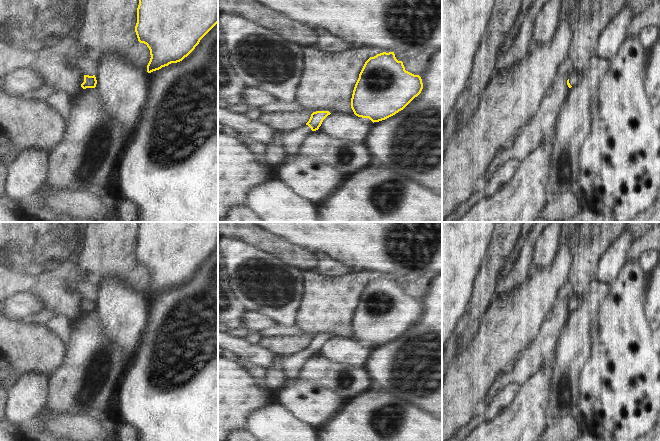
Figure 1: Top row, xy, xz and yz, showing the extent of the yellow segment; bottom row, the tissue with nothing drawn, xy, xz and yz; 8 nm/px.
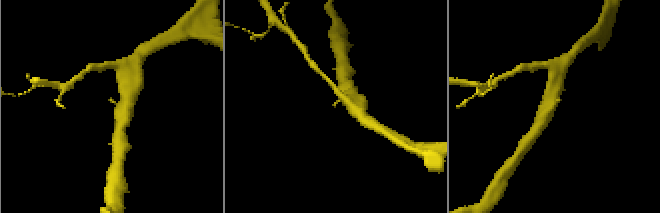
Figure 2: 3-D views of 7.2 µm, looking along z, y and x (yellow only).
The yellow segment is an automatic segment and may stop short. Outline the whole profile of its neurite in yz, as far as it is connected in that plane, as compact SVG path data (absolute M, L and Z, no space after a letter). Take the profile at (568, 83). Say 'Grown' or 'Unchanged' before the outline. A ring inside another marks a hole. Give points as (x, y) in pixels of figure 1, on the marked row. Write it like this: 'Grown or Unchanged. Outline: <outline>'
Grown. Outline: M572 72L569 75L569 79L567 80L567 85L569 88L577 85L577 83L582 79L583 77L583 72Z

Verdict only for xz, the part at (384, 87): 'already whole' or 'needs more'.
already whole

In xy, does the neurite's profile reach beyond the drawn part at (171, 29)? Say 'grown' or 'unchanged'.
unchanged

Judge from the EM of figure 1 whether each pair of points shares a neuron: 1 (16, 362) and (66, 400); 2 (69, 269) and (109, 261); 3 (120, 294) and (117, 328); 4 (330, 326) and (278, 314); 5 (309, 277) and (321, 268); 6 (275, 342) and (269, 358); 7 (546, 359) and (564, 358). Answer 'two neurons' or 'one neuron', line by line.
1: two neurons
2: two neurons
3: one neuron
4: two neurons
5: two neurons
6: two neurons
7: two neurons

